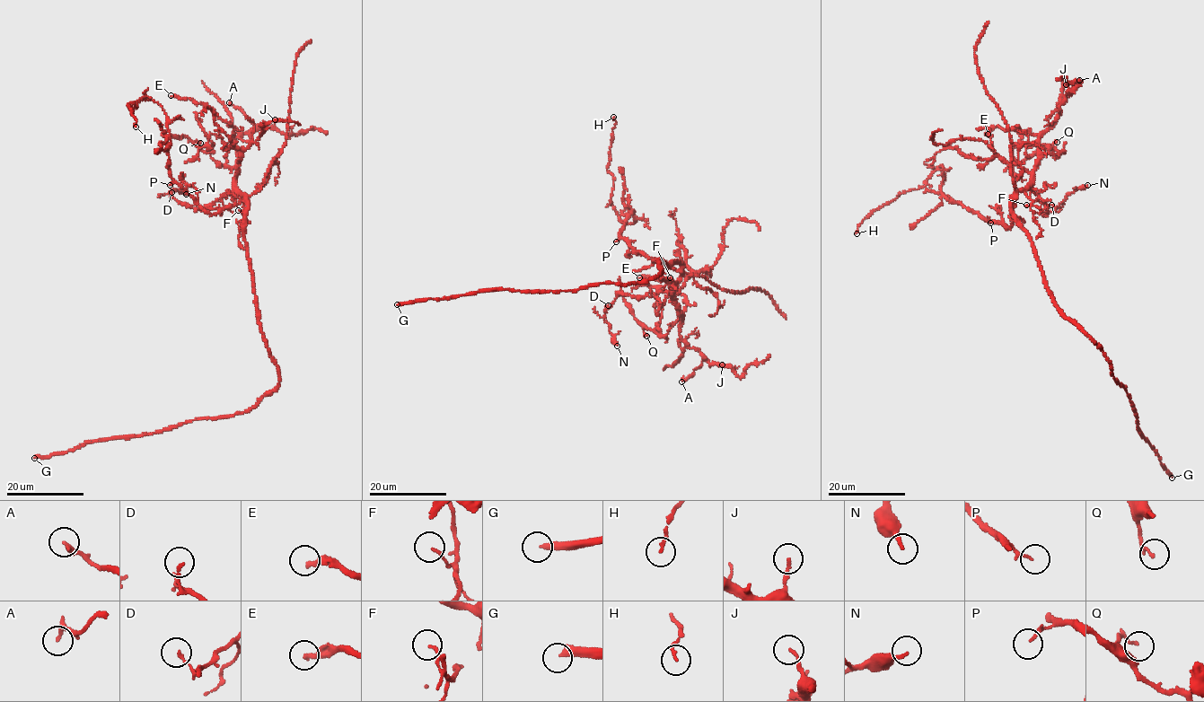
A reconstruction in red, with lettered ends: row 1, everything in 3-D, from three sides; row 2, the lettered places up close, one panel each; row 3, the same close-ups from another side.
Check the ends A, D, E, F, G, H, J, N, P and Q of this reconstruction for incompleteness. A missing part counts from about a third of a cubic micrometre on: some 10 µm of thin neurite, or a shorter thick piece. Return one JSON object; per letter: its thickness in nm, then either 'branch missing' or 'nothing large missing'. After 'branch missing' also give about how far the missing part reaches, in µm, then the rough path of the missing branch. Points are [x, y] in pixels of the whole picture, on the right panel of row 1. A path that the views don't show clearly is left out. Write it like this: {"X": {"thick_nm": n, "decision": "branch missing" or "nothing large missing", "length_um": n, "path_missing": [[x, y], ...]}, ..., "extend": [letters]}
{"A": {"thick_nm": 170, "decision": "nothing large missing"}, "D": {"thick_nm": 140, "decision": "nothing large missing"}, "E": {"thick_nm": 320, "decision": "branch missing", "length_um": 30, "path_missing": [[988, 134], [991, 140], [994, 156], [1006, 174], [995, 187]]}, "F": {"thick_nm": 130, "decision": "nothing large missing"}, "G": {"thick_nm": 360, "decision": "branch missing", "length_um": 170}, "H": {"thick_nm": 140, "decision": "nothing large missing"}, "J": {"thick_nm": 150, "decision": "nothing large missing"}, "N": {"thick_nm": 160, "decision": "nothing large missing"}, "P": {"thick_nm": 130, "decision": "nothing large missing"}, "Q": {"thick_nm": 80, "decision": "nothing large missing"}, "extend": ["E", "G"]}

